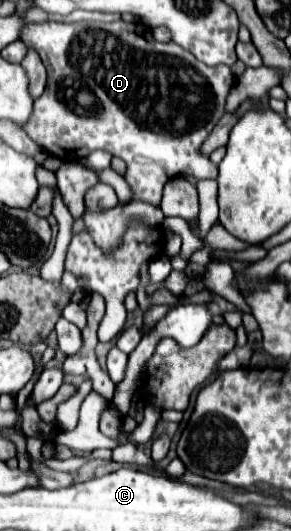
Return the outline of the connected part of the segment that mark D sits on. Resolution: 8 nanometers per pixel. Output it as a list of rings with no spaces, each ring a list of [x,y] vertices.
[[[40,22],[40,24],[28,24],[20,30],[20,40],[38,52],[38,56],[44,60],[46,70],[48,70],[48,84],[46,90],[40,98],[34,100],[34,108],[32,114],[28,118],[28,122],[24,124],[26,134],[44,150],[48,150],[48,154],[58,156],[60,160],[68,162],[68,160],[76,160],[82,158],[92,150],[106,150],[112,156],[118,156],[126,162],[126,174],[124,180],[128,182],[130,190],[132,190],[132,198],[130,200],[140,200],[140,202],[148,202],[152,206],[160,206],[160,198],[162,198],[162,188],[164,184],[178,174],[188,174],[194,176],[198,180],[202,178],[216,178],[218,176],[218,166],[200,152],[200,146],[204,144],[204,140],[208,138],[208,132],[212,132],[212,128],[216,126],[216,122],[224,116],[224,106],[226,106],[226,98],[230,88],[234,86],[234,74],[228,66],[220,64],[220,66],[206,66],[202,64],[198,58],[194,58],[188,50],[180,48],[174,42],[158,42],[154,40],[152,32],[112,32],[112,24],[104,24],[104,22],[74,22],[74,24],[64,24],[64,22]]]

